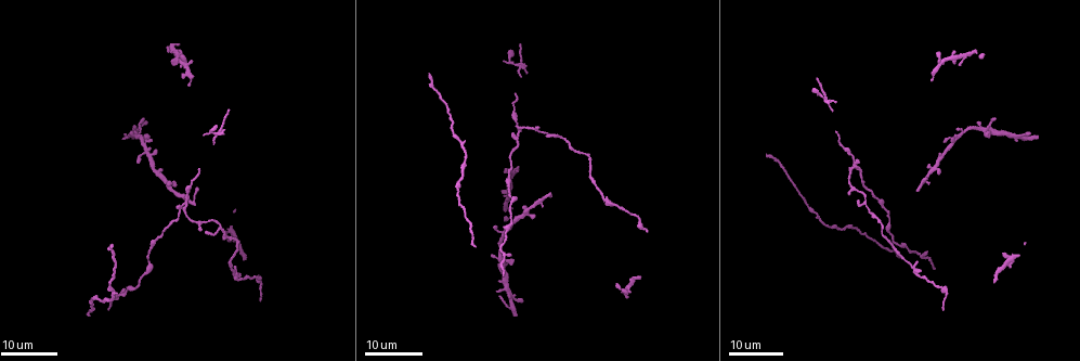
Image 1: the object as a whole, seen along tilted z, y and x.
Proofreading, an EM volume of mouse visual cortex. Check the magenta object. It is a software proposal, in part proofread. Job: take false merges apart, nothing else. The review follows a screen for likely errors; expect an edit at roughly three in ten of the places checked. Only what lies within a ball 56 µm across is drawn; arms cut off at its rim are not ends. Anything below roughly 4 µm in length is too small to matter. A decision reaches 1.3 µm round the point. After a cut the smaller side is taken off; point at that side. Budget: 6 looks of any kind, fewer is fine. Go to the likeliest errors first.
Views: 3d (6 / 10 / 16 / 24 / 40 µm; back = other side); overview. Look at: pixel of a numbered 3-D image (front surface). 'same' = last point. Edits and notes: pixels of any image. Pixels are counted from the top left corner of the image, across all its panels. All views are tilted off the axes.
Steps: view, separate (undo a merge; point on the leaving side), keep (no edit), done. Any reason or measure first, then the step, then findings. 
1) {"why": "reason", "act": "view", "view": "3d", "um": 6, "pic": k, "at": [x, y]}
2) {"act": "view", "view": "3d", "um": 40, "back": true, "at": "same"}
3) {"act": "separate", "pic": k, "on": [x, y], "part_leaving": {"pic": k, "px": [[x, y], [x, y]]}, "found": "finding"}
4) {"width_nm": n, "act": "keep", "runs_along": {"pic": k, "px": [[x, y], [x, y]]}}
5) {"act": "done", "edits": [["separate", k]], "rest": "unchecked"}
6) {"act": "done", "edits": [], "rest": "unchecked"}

{"why": "three-way junction", "act": "view", "view": "3d", "um": 16, "pic": 1, "at": [987, 127]}

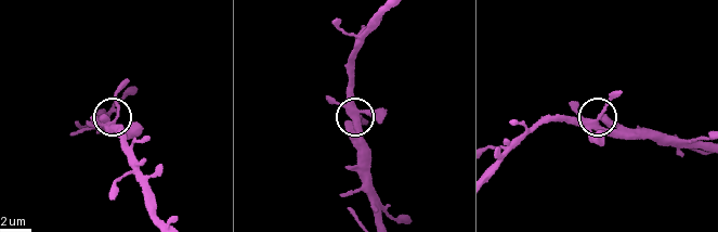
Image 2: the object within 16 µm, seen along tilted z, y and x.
{"act": "view", "view": "3d", "um": 10, "pic": 2, "at": [115, 117]}

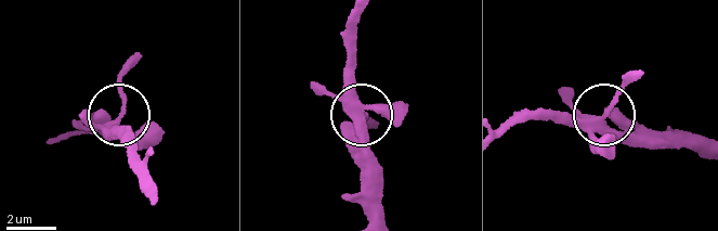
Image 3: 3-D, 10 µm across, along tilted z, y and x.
{"act": "keep", "runs_along": {"pic": 3, "px": [[504, 133], [521, 122], [608, 114], [647, 146]]}, "found": "one cell here"}

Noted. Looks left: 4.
{"why": "thin arm on a thick one", "act": "view", "view": "3d", "um": 16, "pic": 1, "at": [854, 168]}

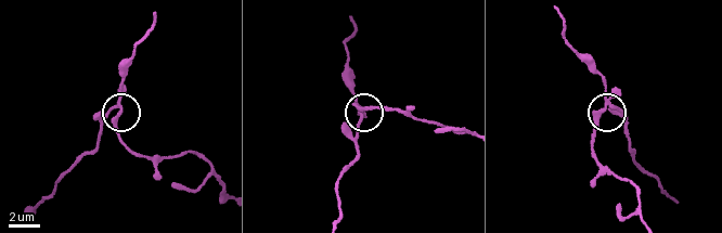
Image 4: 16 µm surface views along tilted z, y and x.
{"act": "view", "view": "3d", "um": 6, "pic": 4, "at": [607, 107]}

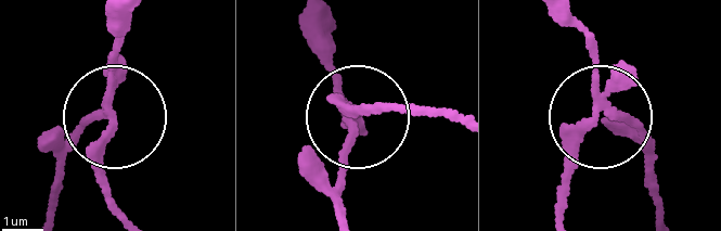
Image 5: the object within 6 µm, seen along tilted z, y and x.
{"width_nm": 170, "act": "separate", "pic": 5, "on": [104, 171], "part_leaving": {"pic": 5, "px": [[105, 106], [102, 191], [115, 213]]}, "found": "a second cell is stuck on"}

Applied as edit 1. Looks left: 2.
{"act": "done", "edits": [["separate", 5]], "rest": "unchecked"}

